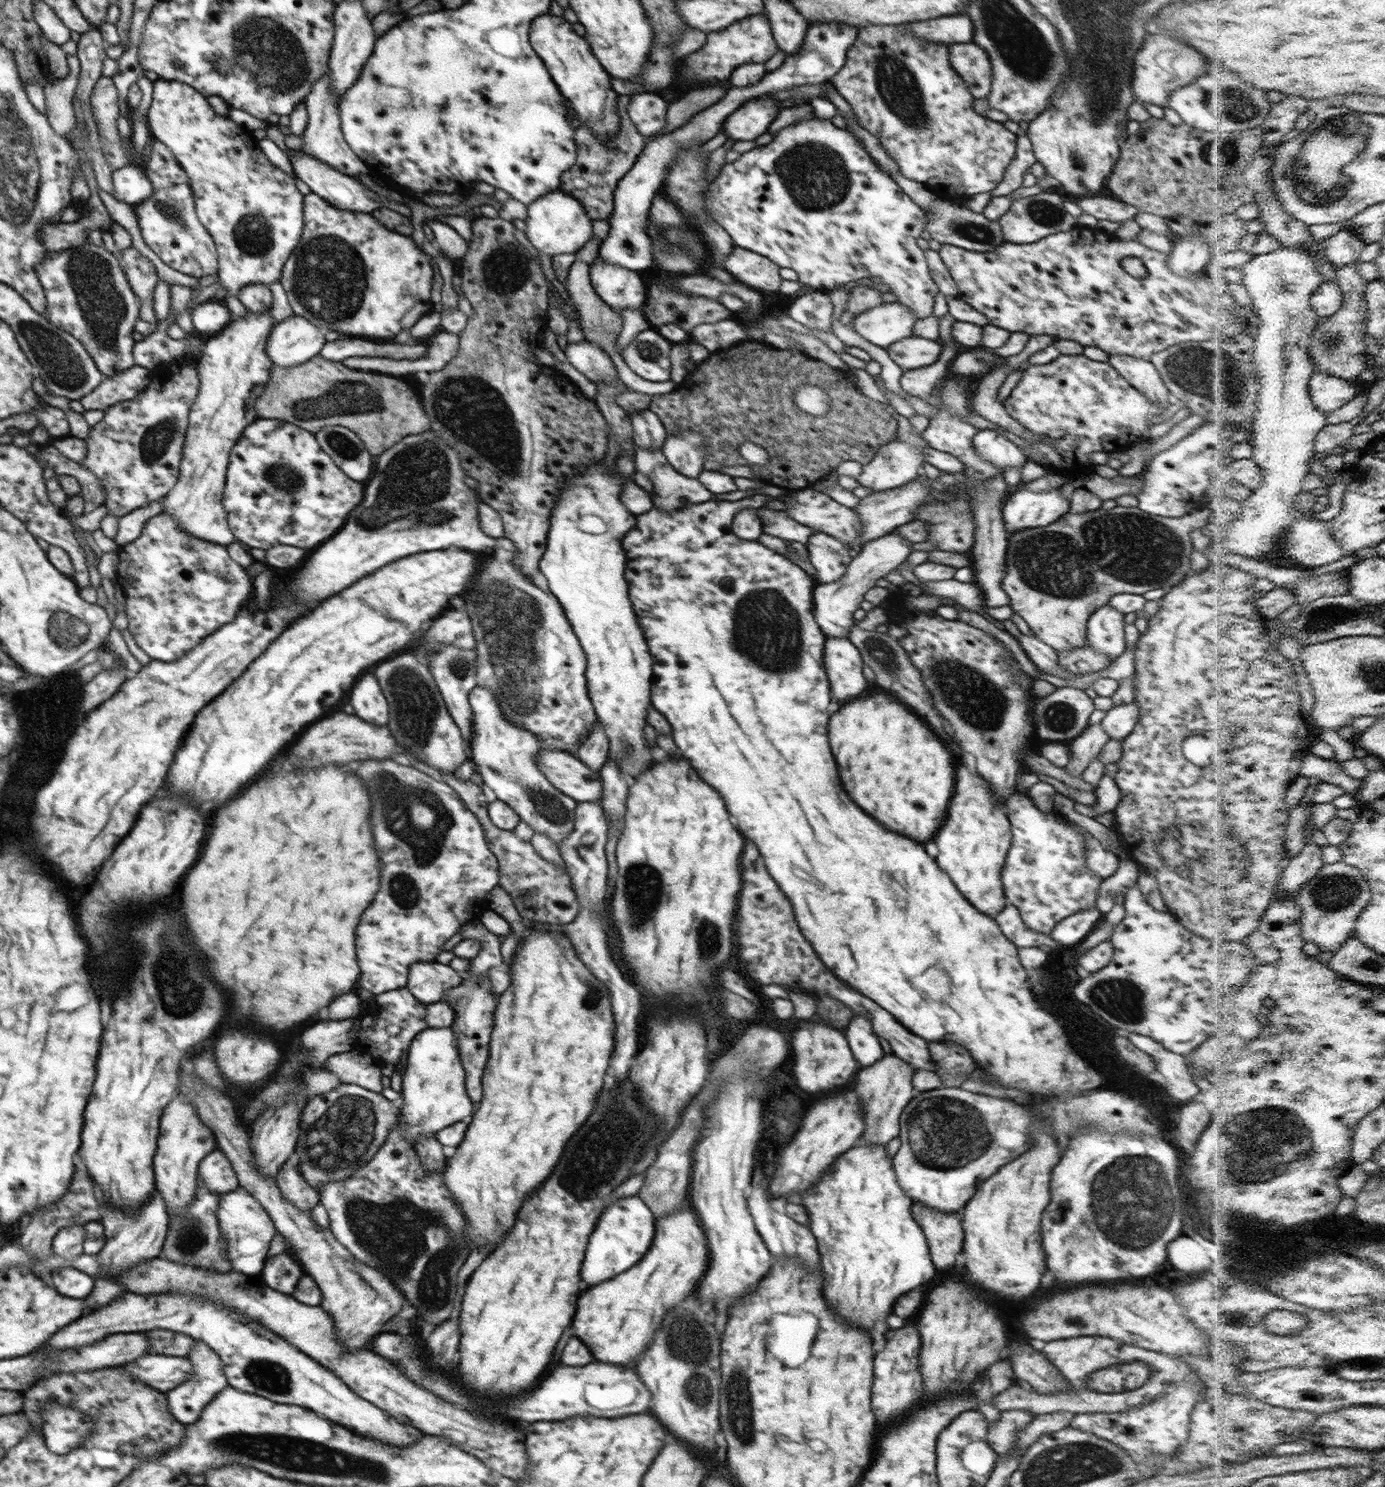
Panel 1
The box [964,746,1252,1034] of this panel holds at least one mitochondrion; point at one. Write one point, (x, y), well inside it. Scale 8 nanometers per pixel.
(1185, 845)

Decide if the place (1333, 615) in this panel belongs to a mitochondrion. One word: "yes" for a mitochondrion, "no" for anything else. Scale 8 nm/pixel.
yes

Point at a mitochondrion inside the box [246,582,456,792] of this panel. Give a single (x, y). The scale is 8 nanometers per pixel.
(416, 705)

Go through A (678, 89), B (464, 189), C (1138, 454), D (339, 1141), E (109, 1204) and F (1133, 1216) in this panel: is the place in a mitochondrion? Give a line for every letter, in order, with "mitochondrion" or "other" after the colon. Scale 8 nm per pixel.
A: other
B: other
C: other
D: mitochondrion
E: other
F: mitochondrion

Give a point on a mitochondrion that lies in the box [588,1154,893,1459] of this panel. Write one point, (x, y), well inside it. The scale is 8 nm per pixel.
(687, 1341)

